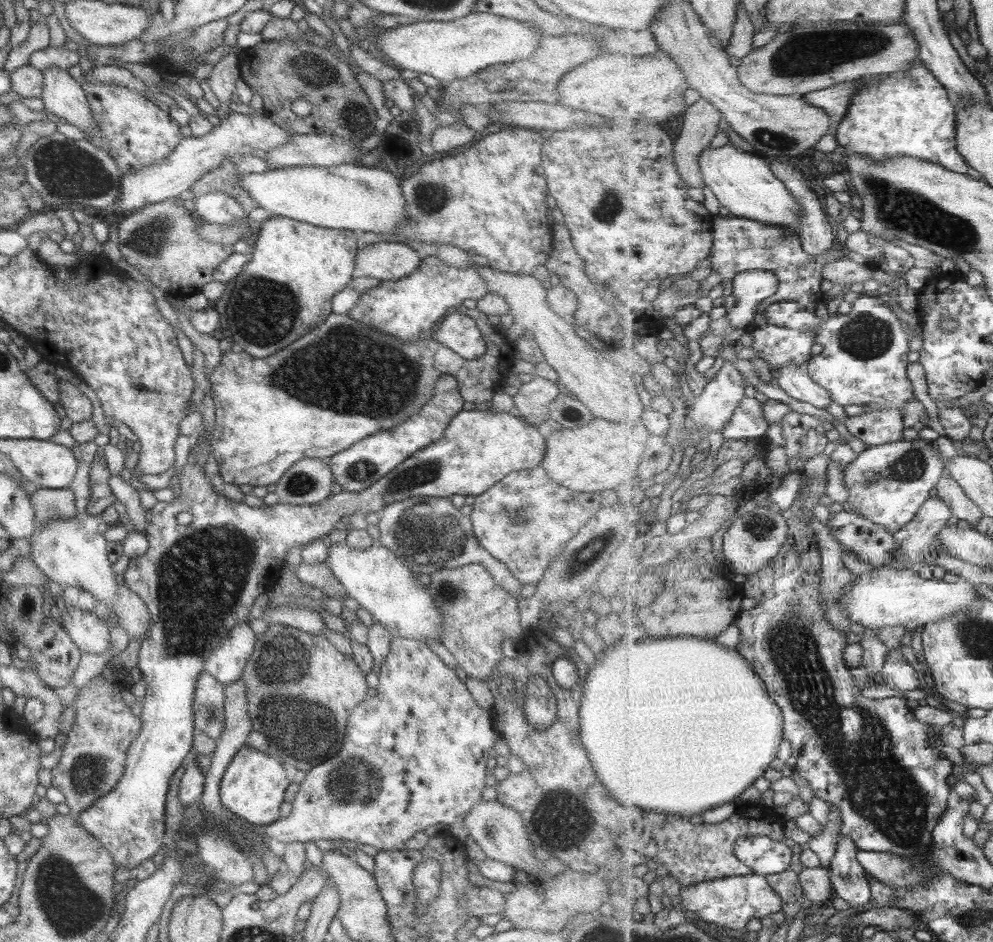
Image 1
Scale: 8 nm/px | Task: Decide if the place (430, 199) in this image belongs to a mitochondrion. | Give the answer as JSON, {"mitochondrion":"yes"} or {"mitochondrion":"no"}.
{"mitochondrion":"yes"}

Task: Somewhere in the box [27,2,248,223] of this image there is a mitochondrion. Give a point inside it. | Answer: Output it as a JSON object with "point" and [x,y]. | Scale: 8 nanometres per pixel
{"point":[68,171]}

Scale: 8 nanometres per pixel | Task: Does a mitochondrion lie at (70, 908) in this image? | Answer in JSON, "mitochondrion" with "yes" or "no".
{"mitochondrion":"yes"}

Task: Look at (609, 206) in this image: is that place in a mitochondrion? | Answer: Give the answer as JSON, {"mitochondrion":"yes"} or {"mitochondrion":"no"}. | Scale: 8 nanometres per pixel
{"mitochondrion":"yes"}

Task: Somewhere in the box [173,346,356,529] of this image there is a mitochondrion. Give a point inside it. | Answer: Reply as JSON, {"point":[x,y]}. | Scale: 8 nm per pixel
{"point":[299,483]}

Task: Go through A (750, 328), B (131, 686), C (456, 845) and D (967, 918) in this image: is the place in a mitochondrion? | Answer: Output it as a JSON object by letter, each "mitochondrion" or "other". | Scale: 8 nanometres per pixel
{"A":"other","B":"other","C":"other","D":"mitochondrion"}

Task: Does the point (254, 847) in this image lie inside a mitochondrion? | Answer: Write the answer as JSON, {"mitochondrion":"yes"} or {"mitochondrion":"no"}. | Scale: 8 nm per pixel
{"mitochondrion":"yes"}

